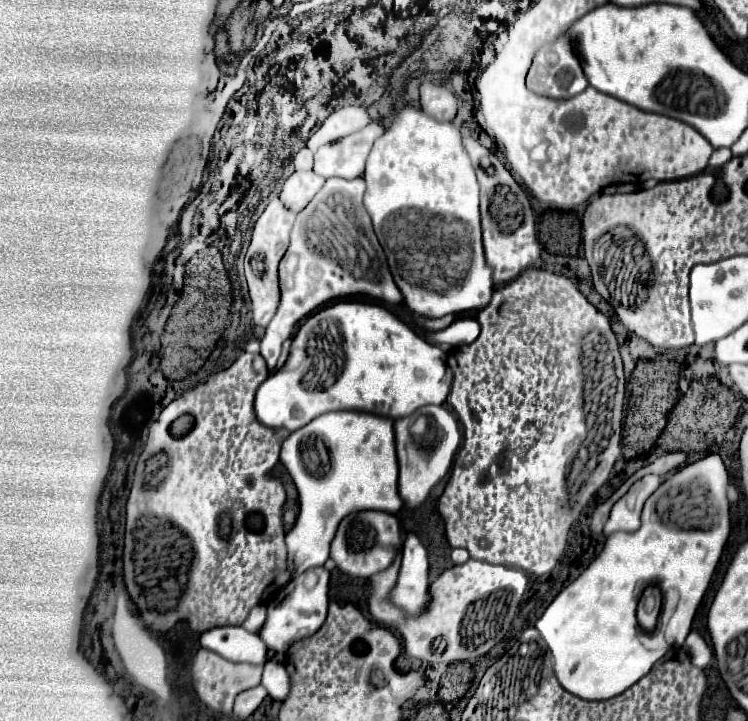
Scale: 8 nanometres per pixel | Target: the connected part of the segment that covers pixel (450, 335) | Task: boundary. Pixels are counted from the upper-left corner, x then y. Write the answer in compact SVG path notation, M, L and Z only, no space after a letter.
M460 317L454 319L452 325L448 325L442 331L432 331L426 337L432 339L432 343L446 343L446 345L462 345L462 343L474 343L474 339L480 335L480 323L476 317Z

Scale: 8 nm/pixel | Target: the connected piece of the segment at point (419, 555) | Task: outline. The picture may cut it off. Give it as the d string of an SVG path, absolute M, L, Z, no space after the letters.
M408 535L402 553L398 585L392 593L394 603L416 613L428 599L428 553L416 535Z

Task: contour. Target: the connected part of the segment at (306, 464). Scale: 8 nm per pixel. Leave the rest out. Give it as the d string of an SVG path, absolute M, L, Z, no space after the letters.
M364 411L324 413L288 435L282 443L280 461L294 479L298 492L296 523L286 533L292 577L310 567L324 565L336 527L344 515L364 507L398 513L402 507L400 495L396 495L399 466L394 445L394 421L390 417Z

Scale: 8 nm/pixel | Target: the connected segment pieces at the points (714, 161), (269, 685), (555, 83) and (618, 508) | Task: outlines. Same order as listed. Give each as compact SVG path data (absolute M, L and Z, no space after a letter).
M722 147L722 149L716 149L710 157L710 169L720 169L722 165L726 165L728 161L732 159L732 151L728 147Z
M268 661L264 665L264 673L262 673L262 685L266 687L268 695L276 701L282 701L288 695L288 673L284 669L284 665Z
M566 33L560 37L560 41L548 43L536 53L534 63L532 63L532 67L528 71L528 77L526 77L526 87L532 93L542 95L542 97L550 97L550 99L570 99L570 97L582 93L588 87L588 81L584 79L580 61L572 51Z
M646 475L640 481L636 481L630 491L614 503L610 517L604 525L604 535L610 535L614 531L636 531L640 527L640 513L644 501L662 485L660 475Z

